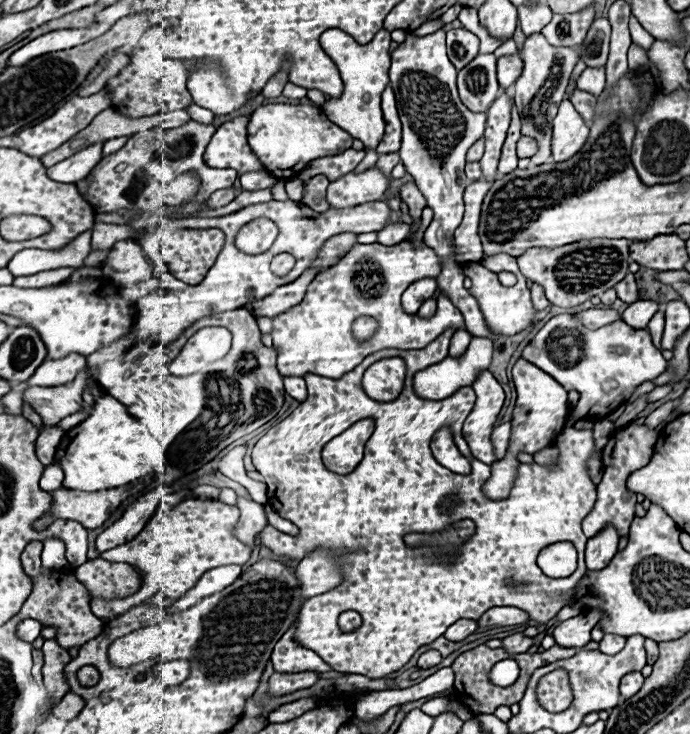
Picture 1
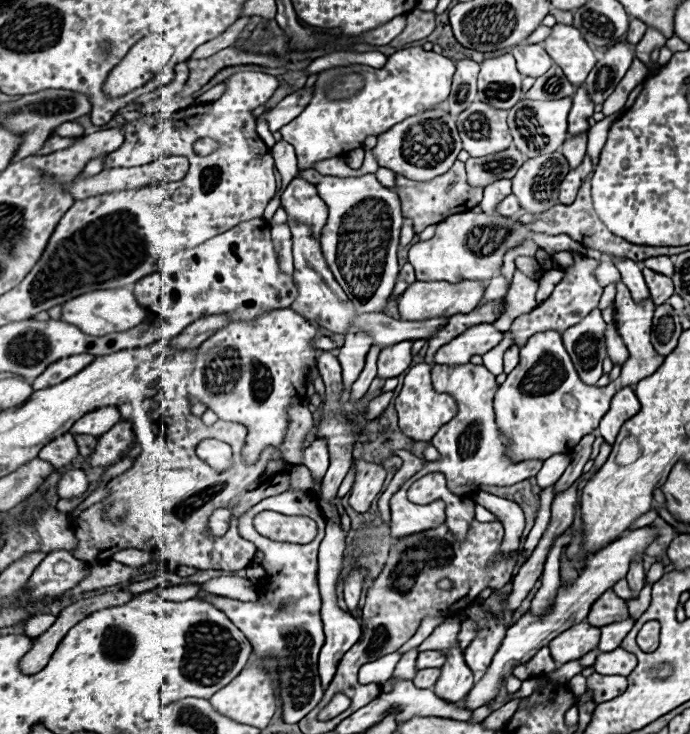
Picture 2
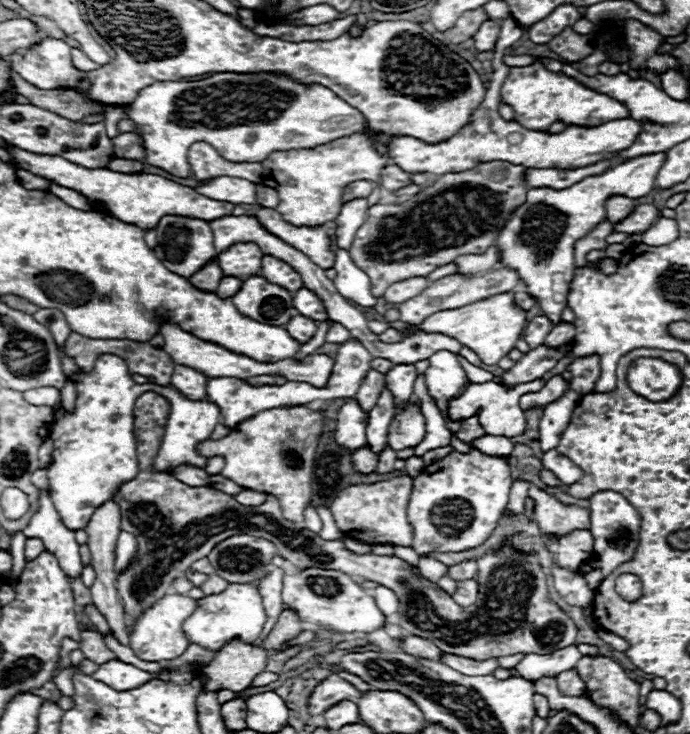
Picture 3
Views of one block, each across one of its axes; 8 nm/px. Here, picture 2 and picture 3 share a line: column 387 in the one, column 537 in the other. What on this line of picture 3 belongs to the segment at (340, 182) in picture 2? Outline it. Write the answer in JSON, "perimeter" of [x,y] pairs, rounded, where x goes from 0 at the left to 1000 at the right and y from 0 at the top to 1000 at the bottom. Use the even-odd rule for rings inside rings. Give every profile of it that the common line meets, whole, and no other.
{"perimeter":[[[954,207],[884,226],[872,237],[846,243],[843,248],[817,259],[765,256],[762,275],[733,300],[719,324],[725,360],[751,371],[762,398],[777,406],[783,422],[791,433],[797,433],[800,444],[809,444],[814,436],[812,428],[820,420],[826,384],[832,381],[832,330],[855,319],[861,308],[878,300],[878,272],[884,267],[907,267],[919,272],[942,264],[948,240],[959,221],[962,207]]]}

